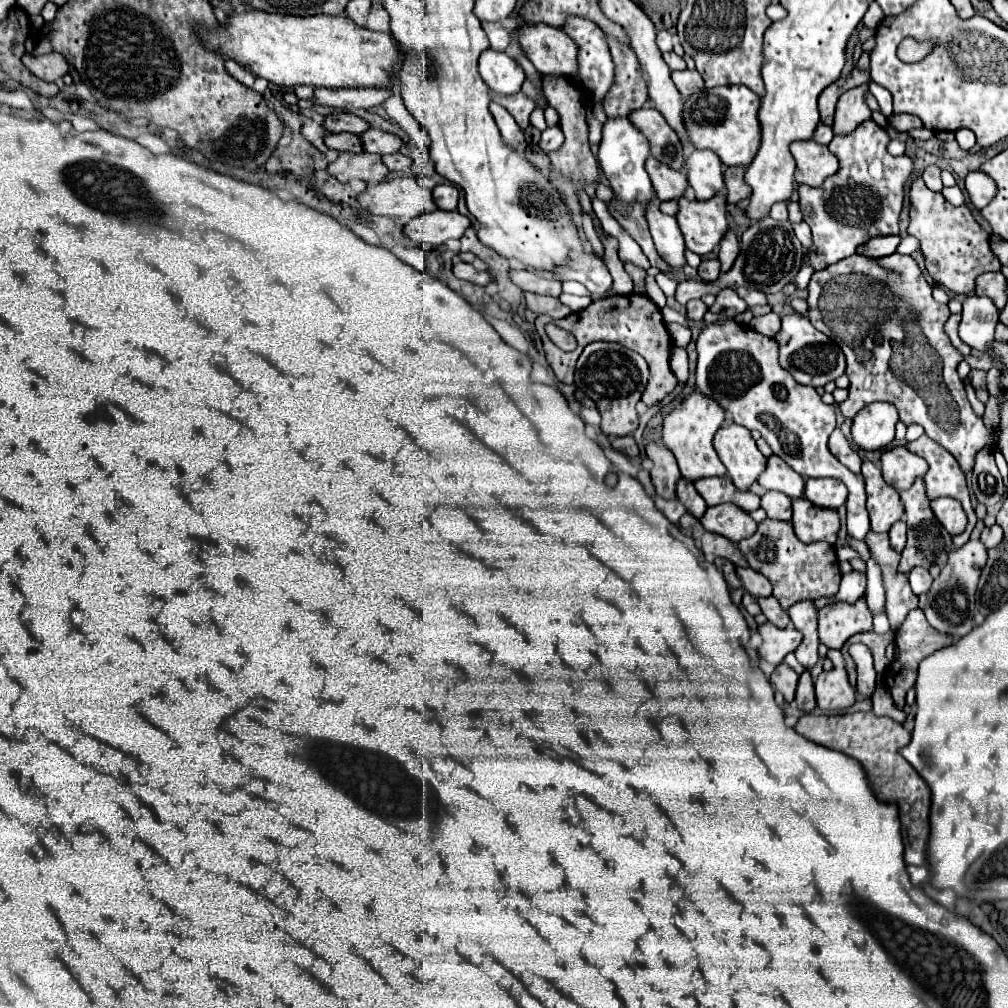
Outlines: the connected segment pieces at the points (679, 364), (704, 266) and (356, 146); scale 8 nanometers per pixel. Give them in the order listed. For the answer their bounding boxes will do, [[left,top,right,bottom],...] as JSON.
[[671,346,689,384],[699,260,719,282],[325,134,363,152]]

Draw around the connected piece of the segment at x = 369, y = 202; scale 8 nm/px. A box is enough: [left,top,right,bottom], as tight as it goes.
[357,176,437,220]

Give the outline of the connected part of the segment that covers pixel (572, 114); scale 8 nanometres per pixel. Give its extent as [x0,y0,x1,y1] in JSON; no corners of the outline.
[543,76,599,222]

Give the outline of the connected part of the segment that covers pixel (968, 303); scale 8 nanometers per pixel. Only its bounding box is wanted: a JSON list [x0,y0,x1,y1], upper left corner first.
[959,296,999,352]

